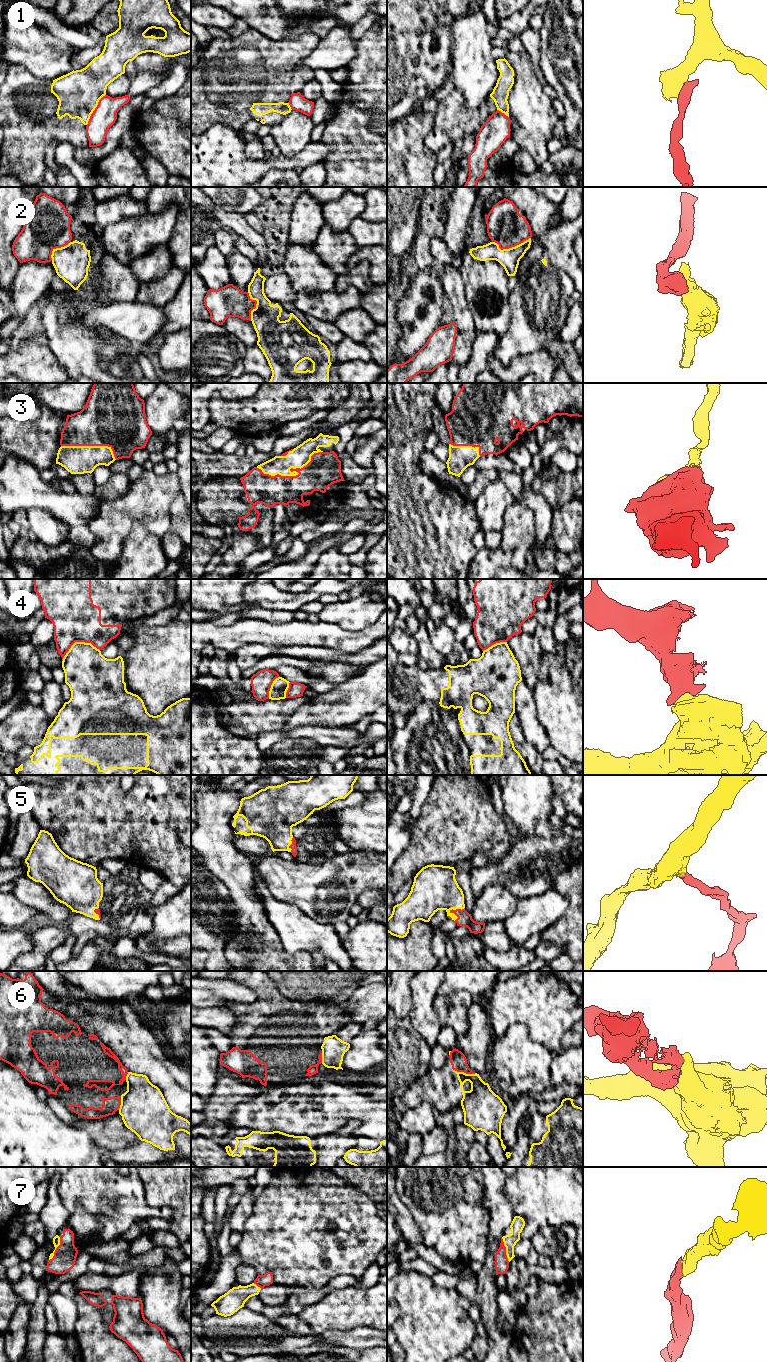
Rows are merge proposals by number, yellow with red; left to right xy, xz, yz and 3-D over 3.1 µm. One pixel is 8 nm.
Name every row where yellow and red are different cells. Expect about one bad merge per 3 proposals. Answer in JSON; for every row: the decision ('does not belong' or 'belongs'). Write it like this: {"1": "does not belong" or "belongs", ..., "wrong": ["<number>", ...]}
{"1": "does not belong", "2": "does not belong", "3": "belongs", "4": "does not belong", "5": "belongs", "6": "does not belong", "7": "belongs", "wrong": ["1", "2", "4", "6"]}

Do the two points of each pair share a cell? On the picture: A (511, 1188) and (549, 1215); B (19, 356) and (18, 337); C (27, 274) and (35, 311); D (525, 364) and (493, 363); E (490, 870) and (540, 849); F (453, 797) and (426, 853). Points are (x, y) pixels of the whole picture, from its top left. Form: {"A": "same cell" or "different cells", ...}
{"A": "same cell", "B": "different cells", "C": "different cells", "D": "same cell", "E": "same cell", "F": "same cell"}

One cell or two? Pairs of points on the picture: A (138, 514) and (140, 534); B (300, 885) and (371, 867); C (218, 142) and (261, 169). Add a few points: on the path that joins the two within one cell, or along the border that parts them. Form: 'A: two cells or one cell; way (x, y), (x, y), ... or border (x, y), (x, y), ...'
A: two cells; border (158, 536), (140, 522), (134, 522), (123, 539)
B: one cell; way (318, 884), (334, 877), (345, 877), (353, 873)
C: one cell; way (229, 153), (246, 169), (250, 169)

